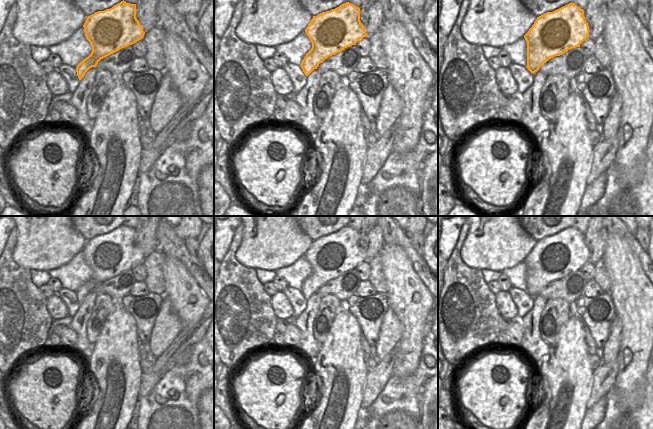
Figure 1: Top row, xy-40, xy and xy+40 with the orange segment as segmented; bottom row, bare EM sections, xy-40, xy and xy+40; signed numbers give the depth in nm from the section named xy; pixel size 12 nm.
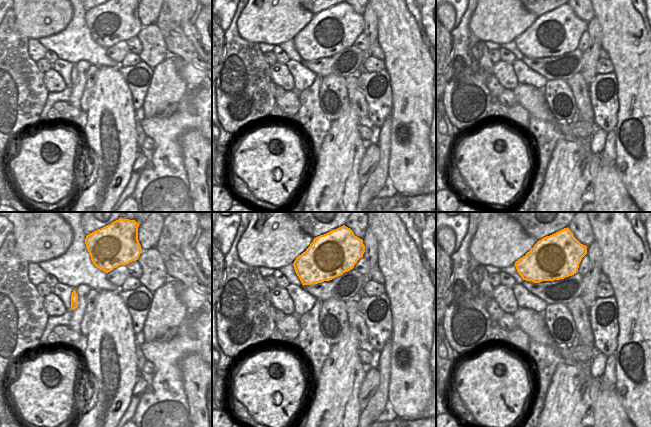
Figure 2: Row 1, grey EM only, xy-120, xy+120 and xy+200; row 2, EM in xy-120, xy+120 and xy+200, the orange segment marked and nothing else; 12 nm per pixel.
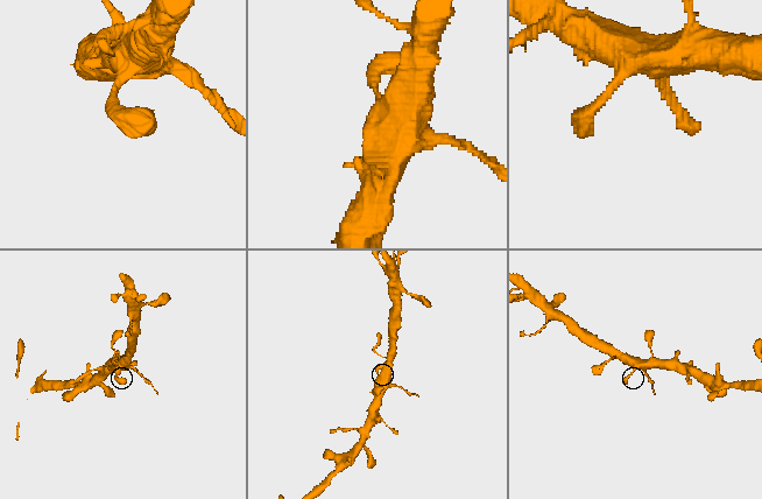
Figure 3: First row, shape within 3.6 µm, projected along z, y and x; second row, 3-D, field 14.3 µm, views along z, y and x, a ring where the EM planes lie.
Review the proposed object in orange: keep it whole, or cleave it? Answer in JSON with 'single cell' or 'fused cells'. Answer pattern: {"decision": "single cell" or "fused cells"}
{"decision": "single cell"}

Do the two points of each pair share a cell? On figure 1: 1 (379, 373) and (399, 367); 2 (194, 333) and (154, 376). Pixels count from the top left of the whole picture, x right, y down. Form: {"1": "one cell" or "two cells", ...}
{"1": "two cells", "2": "one cell"}

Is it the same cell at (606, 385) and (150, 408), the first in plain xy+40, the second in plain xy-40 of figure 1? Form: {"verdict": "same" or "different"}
{"verdict": "different"}

